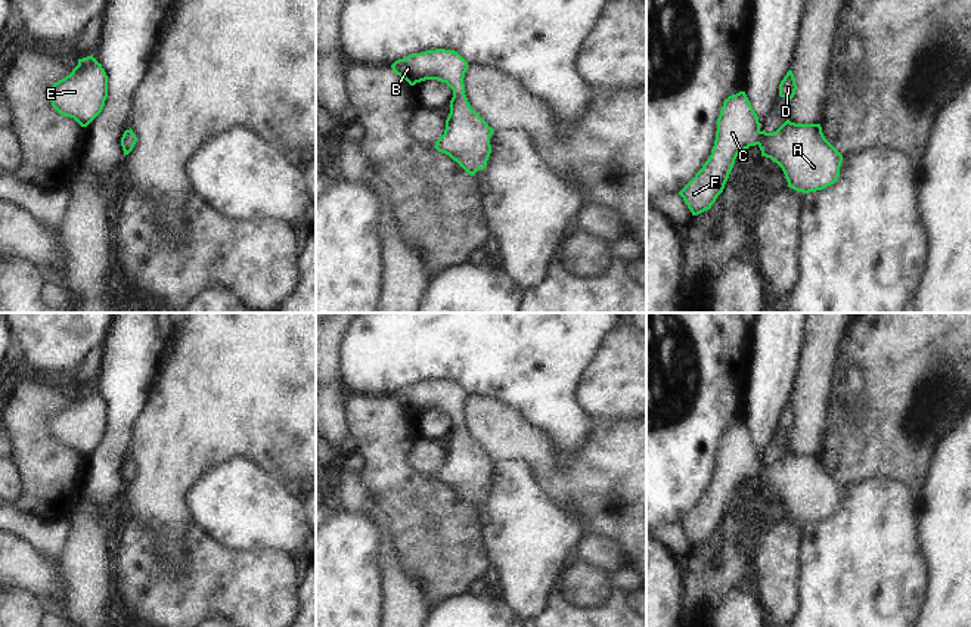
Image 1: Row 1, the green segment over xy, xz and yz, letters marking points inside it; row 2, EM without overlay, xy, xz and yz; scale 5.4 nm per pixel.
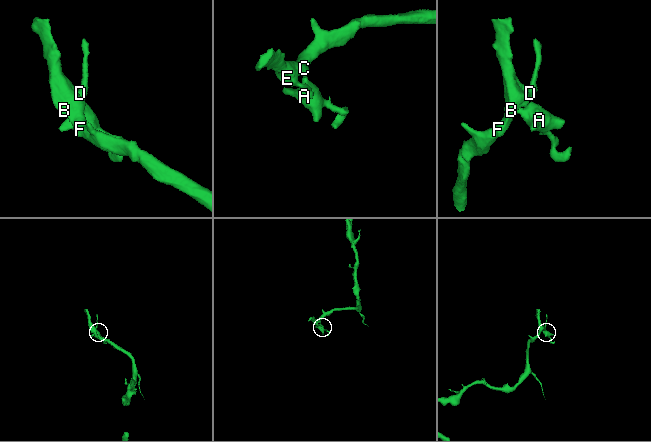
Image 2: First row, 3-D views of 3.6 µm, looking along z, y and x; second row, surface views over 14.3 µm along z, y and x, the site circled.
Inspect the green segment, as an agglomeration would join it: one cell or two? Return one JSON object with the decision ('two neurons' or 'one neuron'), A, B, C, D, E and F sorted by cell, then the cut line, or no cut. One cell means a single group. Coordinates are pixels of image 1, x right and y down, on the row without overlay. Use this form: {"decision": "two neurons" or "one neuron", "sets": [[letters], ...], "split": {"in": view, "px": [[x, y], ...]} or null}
{"decision": "one neuron", "sets": [["A", "B", "C", "D", "E", "F"]], "split": null}

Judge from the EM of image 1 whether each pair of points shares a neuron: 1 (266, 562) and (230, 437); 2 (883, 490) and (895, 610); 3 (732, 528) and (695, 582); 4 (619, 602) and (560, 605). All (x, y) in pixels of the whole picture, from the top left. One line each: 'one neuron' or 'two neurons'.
1: two neurons
2: one neuron
3: one neuron
4: one neuron

